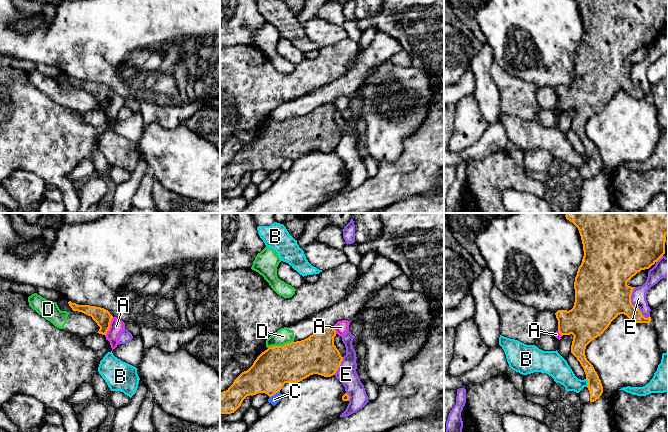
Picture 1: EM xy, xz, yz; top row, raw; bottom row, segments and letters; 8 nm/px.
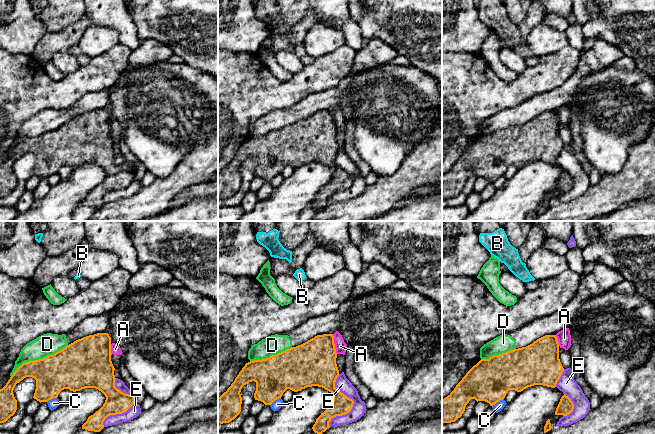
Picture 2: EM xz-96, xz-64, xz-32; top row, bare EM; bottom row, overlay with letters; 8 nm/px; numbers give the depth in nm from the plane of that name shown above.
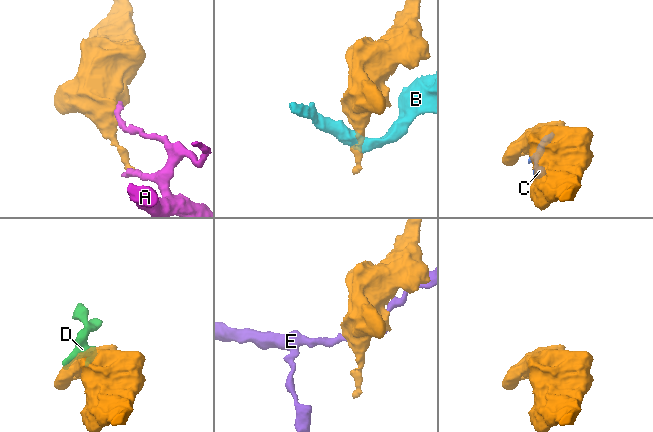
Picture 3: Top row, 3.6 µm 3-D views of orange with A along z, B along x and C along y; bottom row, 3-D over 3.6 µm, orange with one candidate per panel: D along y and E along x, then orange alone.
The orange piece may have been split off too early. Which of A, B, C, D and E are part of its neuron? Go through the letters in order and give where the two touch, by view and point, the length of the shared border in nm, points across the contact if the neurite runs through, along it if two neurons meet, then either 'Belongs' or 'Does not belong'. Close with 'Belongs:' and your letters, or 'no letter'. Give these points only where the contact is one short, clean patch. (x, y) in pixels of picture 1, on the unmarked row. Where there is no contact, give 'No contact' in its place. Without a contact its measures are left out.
A: Touches orange at xy (109, 102). Shared border 170 nm. Boundary: xy (113, 93), (105, 111). Does not belong
B: Touches orange at yz (588, 158). Shared border 70 nm. Boundary: yz (586, 154), (587, 162). Does not belong
C: Touches orange at xz (274, 170). Shared border 100 nm. Does not belong
D: Touches orange at xz (280, 122). Shared border 220 nm. Does not belong
E: Touches orange at yz (631, 80). Shared border 280 nm. Does not belong
Belongs: no letter

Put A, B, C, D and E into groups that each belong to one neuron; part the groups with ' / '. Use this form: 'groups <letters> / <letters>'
groups A / B / C / D / E

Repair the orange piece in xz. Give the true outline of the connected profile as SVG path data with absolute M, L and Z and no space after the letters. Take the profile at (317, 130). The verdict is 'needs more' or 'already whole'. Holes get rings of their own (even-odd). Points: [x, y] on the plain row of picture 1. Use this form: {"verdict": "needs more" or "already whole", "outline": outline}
{"verdict": "already whole", "outline": "M333 103L321 105L308 114L287 119L284 122L272 122L262 128L253 141L242 148L226 166L220 169L220 189L234 189L247 172L265 169L269 173L280 168L285 159L296 160L313 150L324 153L335 151L343 133L334 121L336 107Z"}

